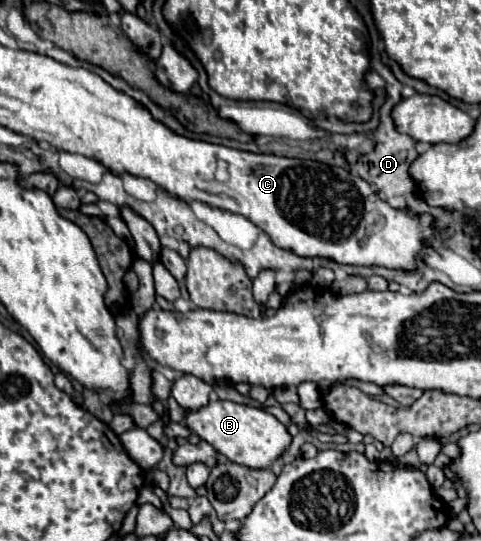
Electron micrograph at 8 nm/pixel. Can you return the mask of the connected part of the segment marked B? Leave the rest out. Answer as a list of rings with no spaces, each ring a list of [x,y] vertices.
[[[211,400],[197,412],[187,410],[187,426],[205,442],[209,442],[221,456],[249,468],[271,468],[271,464],[291,446],[291,434],[273,414],[225,400]]]

